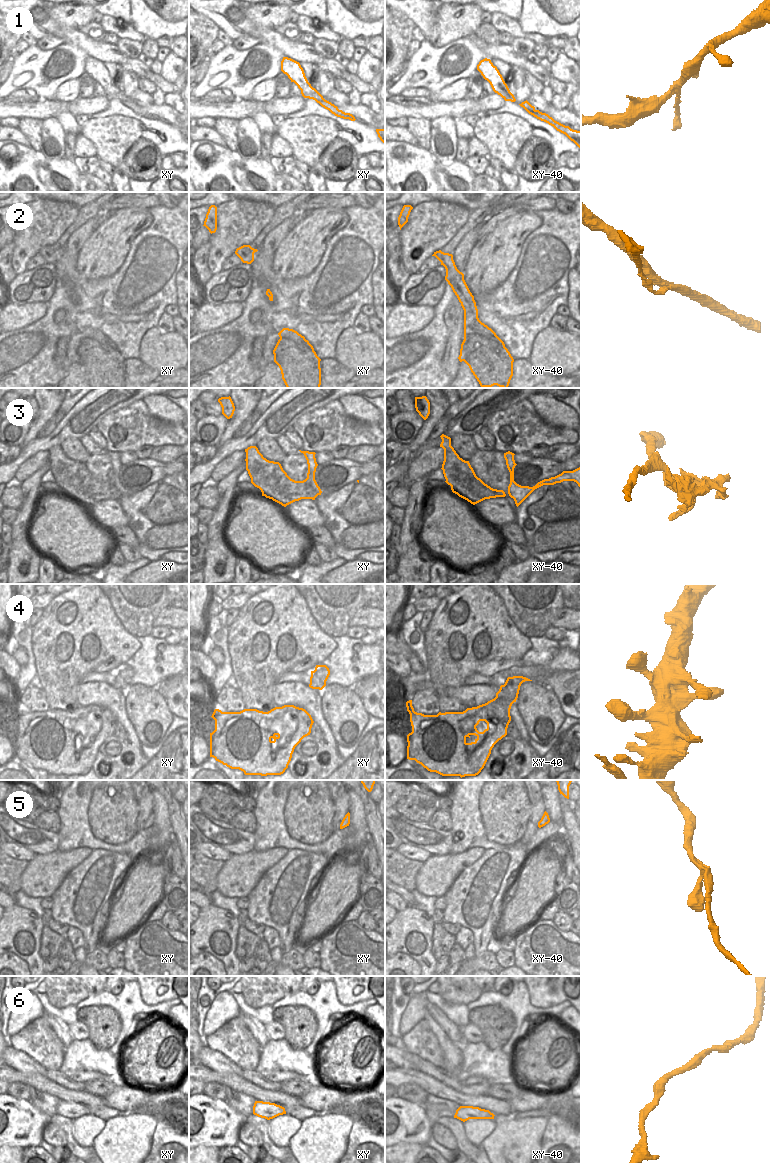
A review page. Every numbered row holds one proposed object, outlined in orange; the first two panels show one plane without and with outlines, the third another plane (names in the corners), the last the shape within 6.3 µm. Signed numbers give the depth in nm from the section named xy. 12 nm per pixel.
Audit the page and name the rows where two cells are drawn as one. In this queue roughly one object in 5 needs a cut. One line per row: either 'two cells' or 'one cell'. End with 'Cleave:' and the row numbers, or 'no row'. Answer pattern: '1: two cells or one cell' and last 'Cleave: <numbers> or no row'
1: one cell
2: two cells
3: two cells
4: one cell
5: one cell
6: one cell
Cleave: 2, 3

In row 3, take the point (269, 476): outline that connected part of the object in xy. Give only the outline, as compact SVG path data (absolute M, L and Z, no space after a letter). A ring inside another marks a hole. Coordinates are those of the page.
M256 446L248 447L245 452L246 470L251 483L261 490L262 496L286 507L301 499L315 500L319 495L306 479L291 479L279 462L264 458Z

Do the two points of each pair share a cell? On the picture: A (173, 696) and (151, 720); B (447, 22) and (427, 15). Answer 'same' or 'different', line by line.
A: different
B: different

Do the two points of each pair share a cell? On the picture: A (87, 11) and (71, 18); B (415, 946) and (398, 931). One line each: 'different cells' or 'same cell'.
A: same cell
B: same cell

